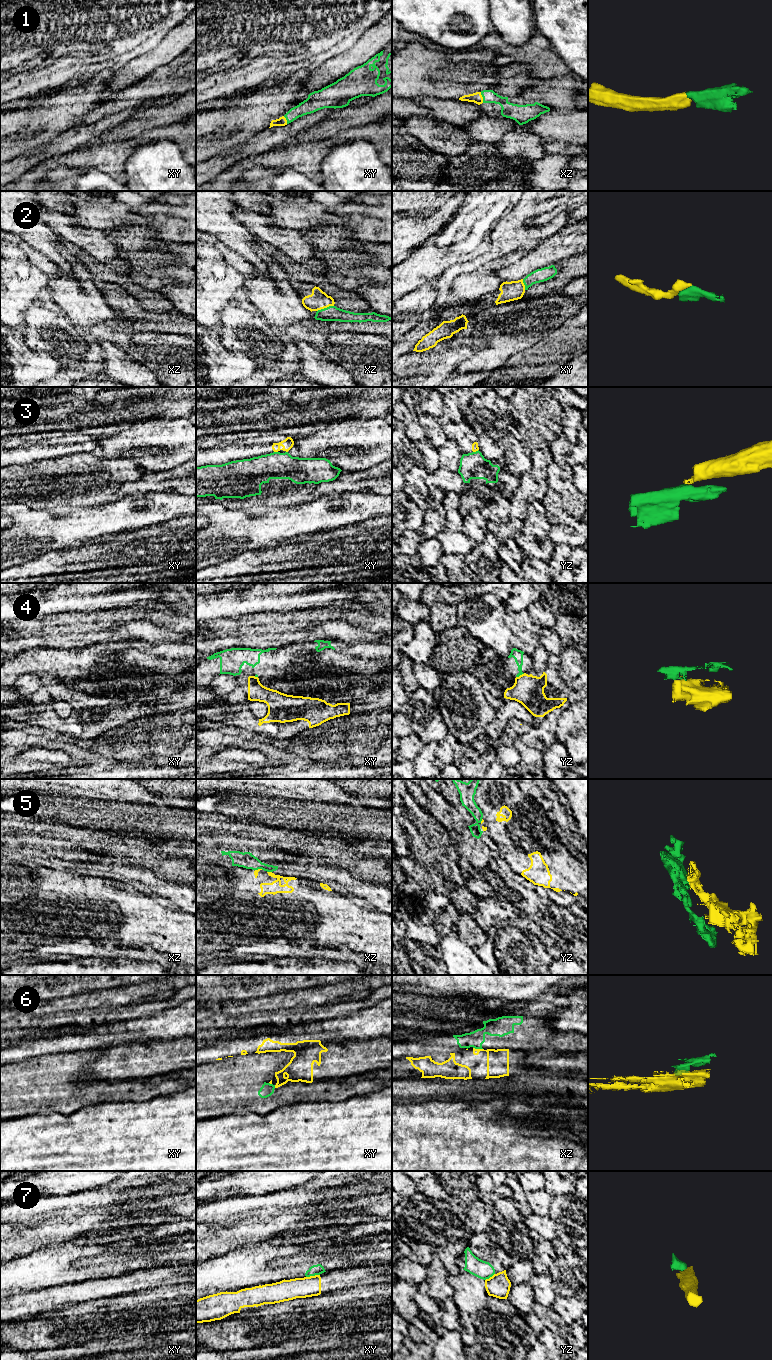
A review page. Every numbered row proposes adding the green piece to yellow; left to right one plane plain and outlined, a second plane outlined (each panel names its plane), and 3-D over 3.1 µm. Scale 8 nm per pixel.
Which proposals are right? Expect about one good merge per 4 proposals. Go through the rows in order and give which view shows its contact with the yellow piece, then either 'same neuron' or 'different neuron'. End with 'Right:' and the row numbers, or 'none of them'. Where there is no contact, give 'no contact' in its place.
1: contact in xz; same neuron
2: contact in xz; same neuron
3: contact in xy; different neuron
4: contact in yz; different neuron
5: contact in xz; different neuron
6: contact in xz; different neuron
7: contact in xy; different neuron
Right: 1, 2

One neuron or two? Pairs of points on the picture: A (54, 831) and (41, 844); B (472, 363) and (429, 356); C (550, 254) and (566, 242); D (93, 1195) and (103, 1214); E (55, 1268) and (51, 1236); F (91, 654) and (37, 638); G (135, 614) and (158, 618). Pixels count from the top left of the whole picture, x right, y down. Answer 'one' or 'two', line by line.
A: two
B: two
C: one
D: two
E: two
F: two
G: one

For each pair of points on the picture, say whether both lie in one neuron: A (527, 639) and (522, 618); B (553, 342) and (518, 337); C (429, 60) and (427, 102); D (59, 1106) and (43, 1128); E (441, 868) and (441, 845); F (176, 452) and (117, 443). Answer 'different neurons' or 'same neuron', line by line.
A: same neuron
B: different neurons
C: different neurons
D: different neurons
E: same neuron
F: same neuron

